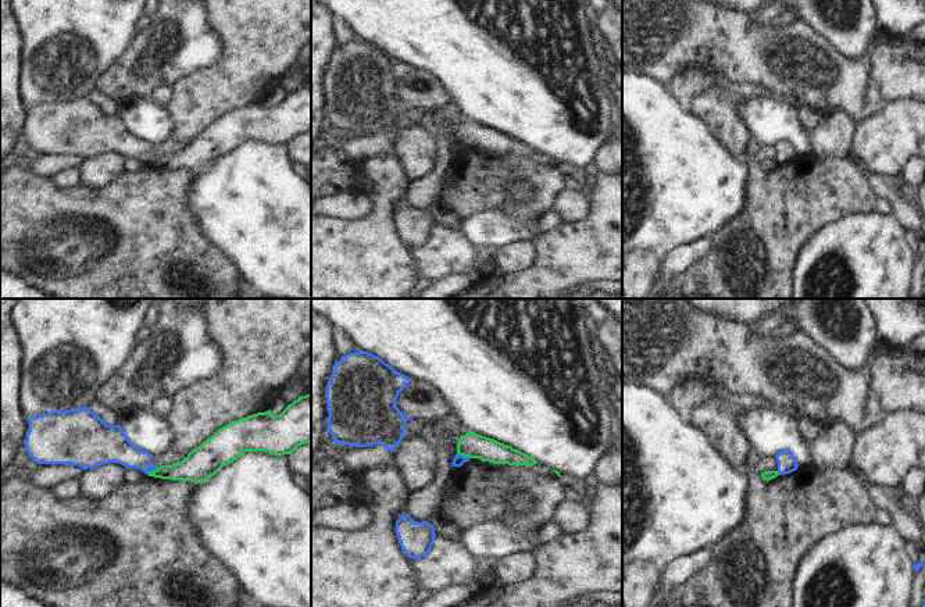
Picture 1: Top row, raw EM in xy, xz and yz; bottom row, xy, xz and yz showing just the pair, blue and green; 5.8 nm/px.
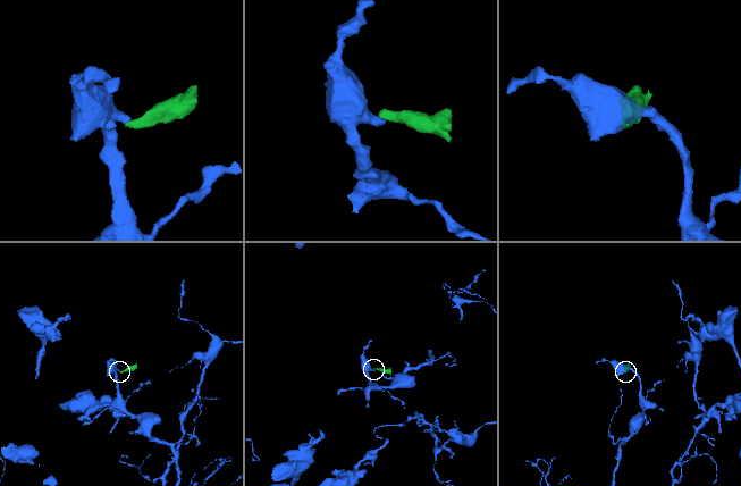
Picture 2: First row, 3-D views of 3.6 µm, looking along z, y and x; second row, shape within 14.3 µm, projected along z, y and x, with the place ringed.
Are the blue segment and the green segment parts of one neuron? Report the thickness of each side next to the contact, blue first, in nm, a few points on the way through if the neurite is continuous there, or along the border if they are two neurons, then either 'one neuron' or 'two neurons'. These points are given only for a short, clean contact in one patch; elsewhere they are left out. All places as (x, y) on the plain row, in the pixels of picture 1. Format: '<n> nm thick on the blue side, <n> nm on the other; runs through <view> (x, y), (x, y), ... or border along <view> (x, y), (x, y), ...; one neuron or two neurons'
70 nm thick on the blue side, 150 nm on the other; border along xz (457, 142), (470, 146); two neurons

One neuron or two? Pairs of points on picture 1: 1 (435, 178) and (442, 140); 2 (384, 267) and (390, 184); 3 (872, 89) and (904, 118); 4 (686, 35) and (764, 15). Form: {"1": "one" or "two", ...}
{"1": "one", "2": "one", "3": "two", "4": "two"}

